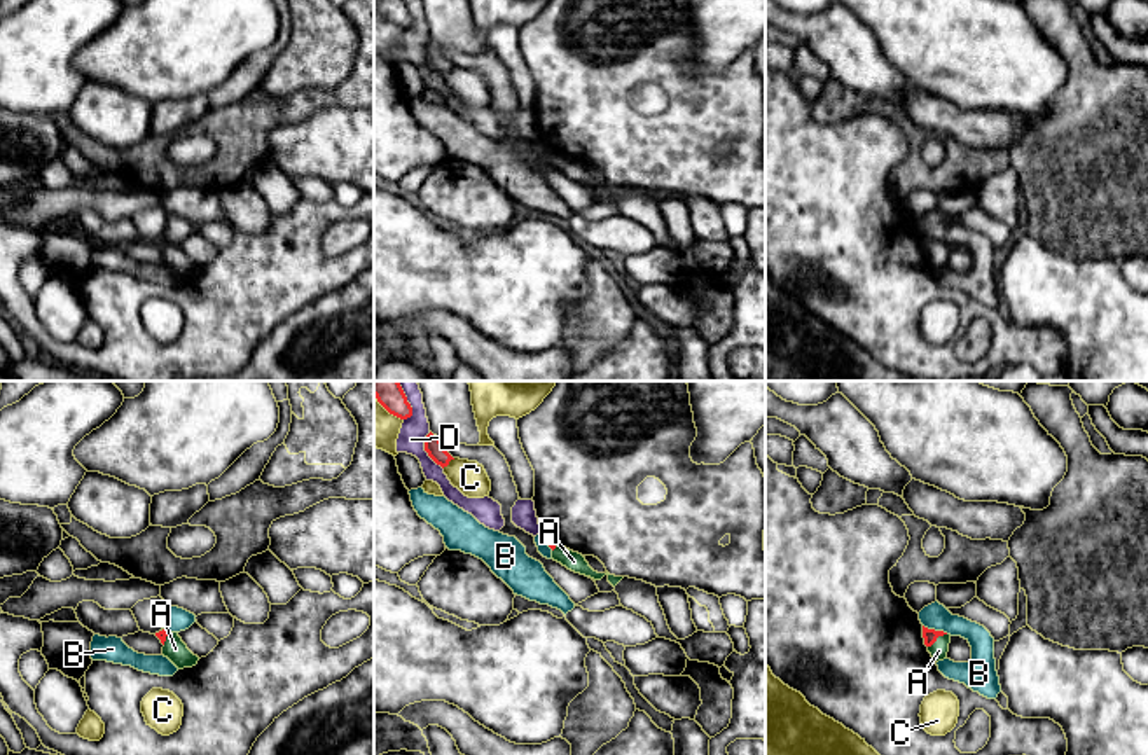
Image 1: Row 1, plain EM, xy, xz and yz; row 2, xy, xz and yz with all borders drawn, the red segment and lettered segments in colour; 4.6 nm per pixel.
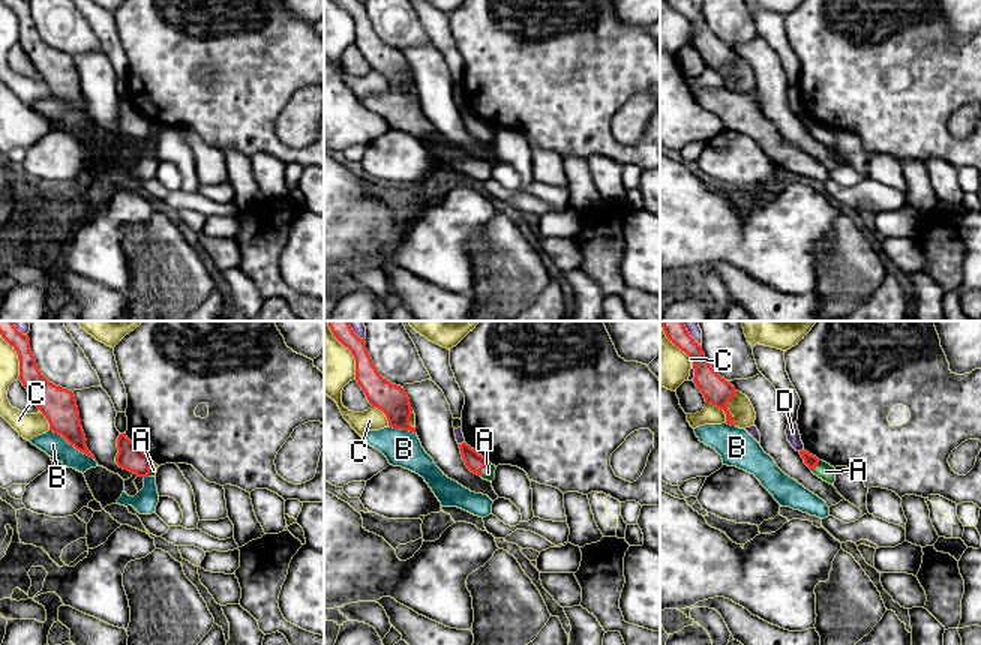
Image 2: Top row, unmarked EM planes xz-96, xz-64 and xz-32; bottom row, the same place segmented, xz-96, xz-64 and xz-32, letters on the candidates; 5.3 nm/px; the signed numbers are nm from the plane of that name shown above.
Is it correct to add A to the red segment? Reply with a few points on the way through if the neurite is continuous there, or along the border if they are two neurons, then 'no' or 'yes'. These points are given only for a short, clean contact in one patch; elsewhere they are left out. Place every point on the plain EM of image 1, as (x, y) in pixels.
way yz (930, 245), (937, 245), (939, 259); yes

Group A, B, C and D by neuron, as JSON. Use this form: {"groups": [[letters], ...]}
{"groups": [["A"], ["B"], ["C"], ["D"]]}

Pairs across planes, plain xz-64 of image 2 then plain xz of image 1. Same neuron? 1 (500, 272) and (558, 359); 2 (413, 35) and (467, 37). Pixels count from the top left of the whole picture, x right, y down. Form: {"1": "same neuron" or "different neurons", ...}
{"1": "different neurons", "2": "same neuron"}

